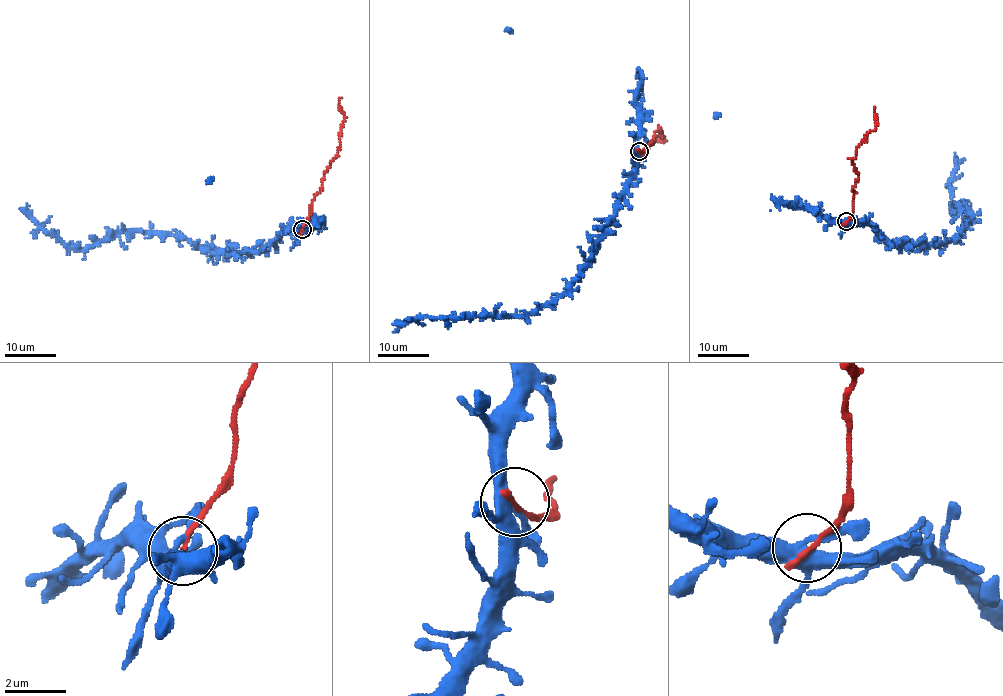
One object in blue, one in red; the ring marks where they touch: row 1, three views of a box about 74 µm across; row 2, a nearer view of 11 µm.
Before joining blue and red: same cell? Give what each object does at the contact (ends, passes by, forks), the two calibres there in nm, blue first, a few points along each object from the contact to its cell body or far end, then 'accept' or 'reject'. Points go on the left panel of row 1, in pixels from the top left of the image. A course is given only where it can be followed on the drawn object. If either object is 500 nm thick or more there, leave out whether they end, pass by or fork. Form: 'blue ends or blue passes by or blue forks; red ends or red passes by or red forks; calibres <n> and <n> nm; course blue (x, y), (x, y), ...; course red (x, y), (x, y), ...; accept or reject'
blue forks; red ends; calibres 360 and 200 nm; course blue (301, 229), (294, 226), (258, 251), (196, 248), (144, 231), (73, 249), (23, 210), (27, 204); course red (302, 229), (324, 171), (338, 151), (344, 116), (339, 105), (341, 97); reject

